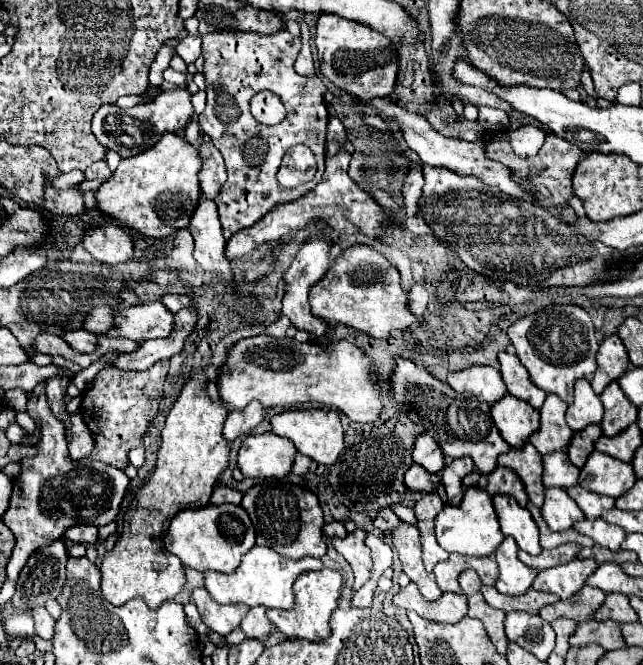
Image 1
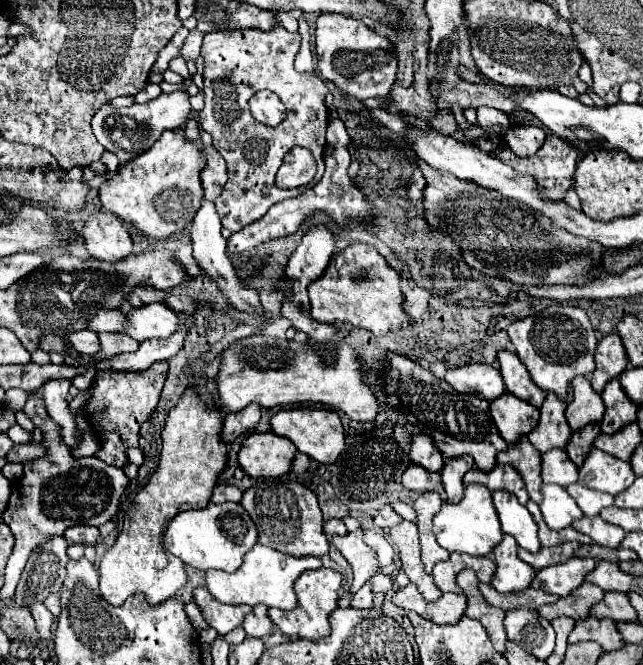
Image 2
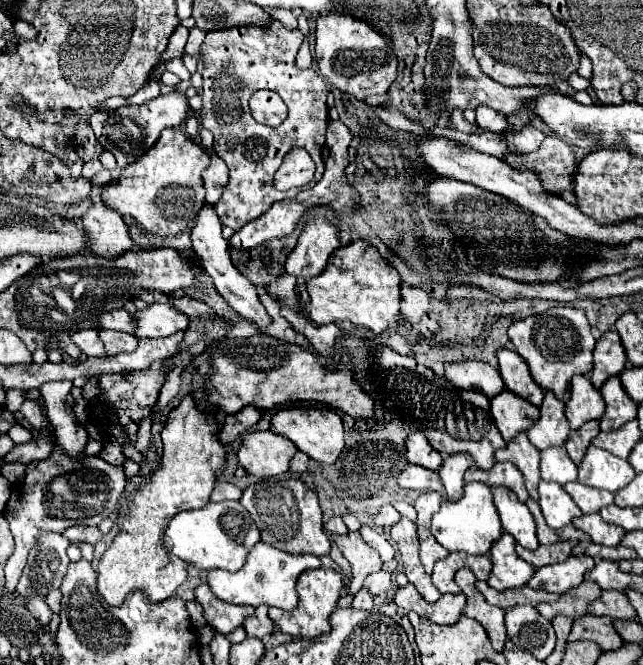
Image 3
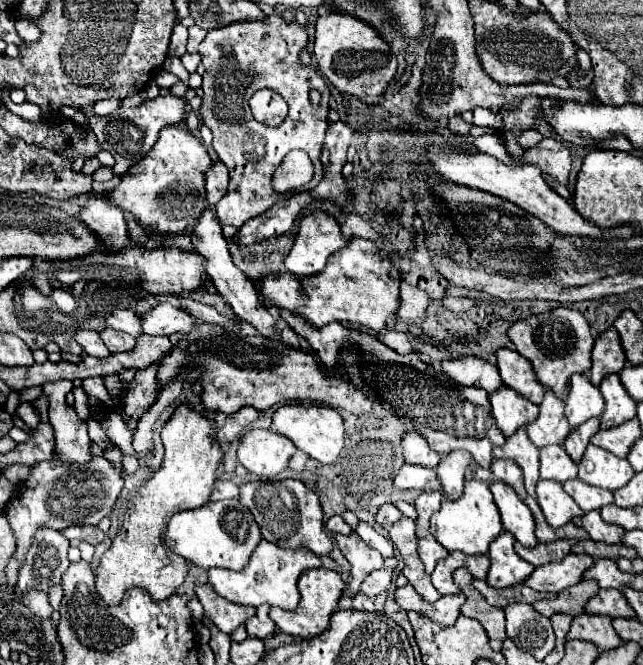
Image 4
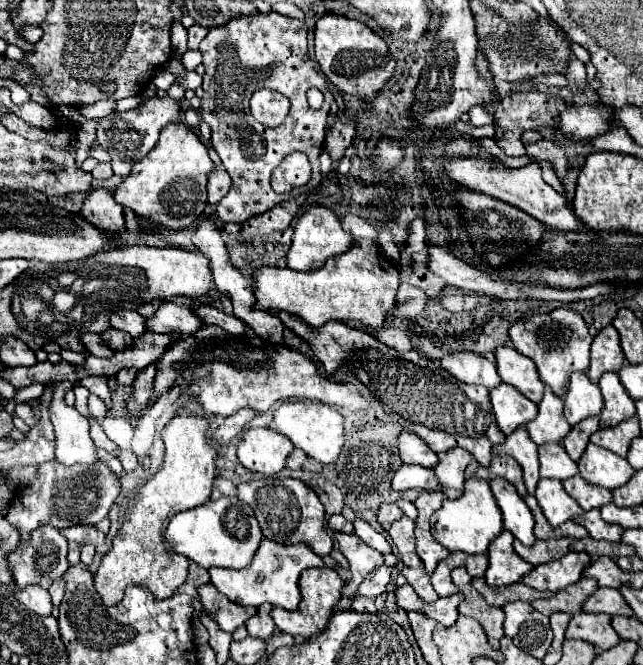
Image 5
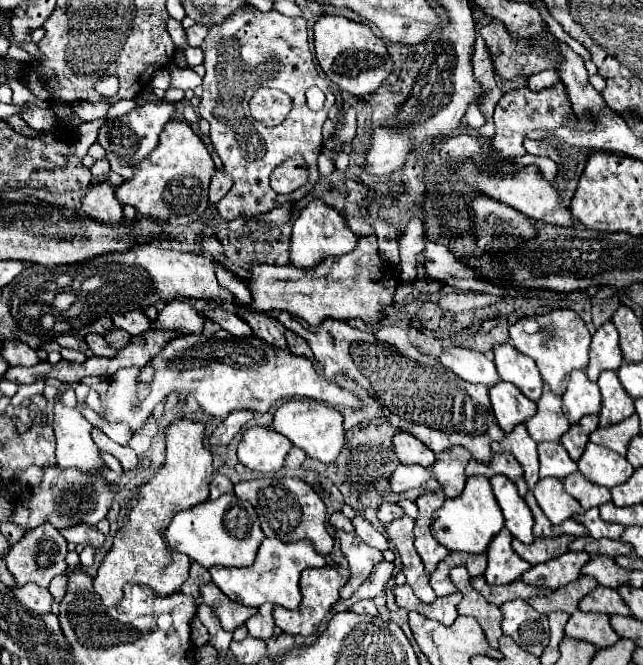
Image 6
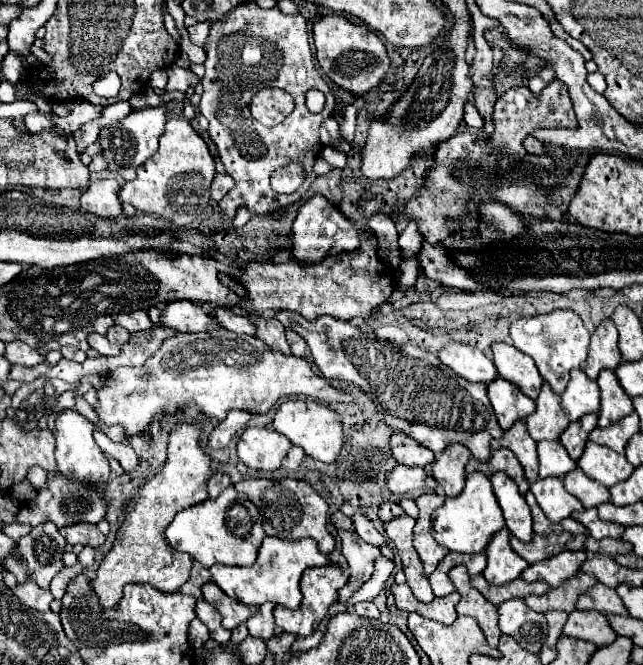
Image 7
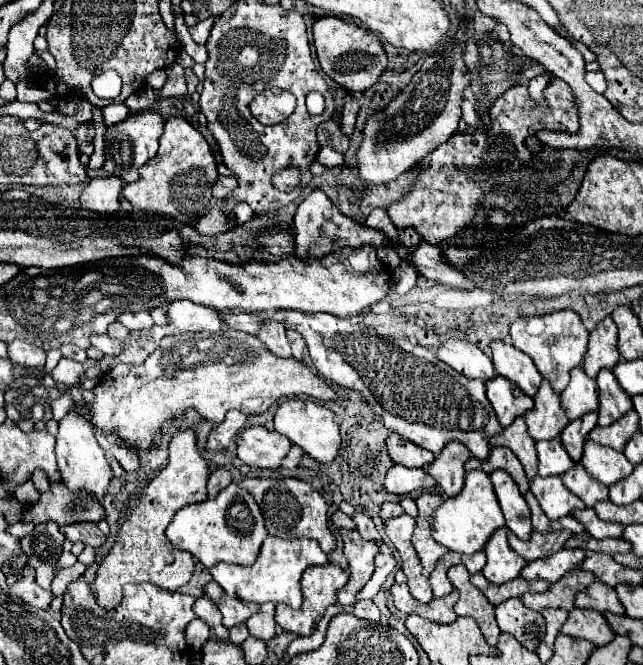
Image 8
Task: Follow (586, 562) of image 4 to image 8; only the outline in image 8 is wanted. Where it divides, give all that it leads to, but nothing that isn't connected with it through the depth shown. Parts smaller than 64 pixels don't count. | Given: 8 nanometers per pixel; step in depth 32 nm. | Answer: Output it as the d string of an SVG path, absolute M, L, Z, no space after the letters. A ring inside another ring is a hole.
M560 550L558 554L552 554L550 558L544 558L542 562L528 562L526 570L522 570L522 578L524 580L536 580L542 578L550 584L558 582L558 578L564 578L566 574L570 574L574 568L578 568L582 564L582 560L586 558L586 554L582 550Z

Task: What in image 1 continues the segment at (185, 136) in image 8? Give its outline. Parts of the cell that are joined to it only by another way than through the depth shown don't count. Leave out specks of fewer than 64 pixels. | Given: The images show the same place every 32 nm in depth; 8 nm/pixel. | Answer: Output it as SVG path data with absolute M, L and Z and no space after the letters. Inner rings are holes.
M164 134L158 144L154 144L150 150L132 156L132 158L124 158L120 162L120 166L112 172L112 176L102 182L102 186L96 192L96 208L118 220L120 224L124 224L126 228L134 228L138 232L142 232L144 236L150 238L168 238L172 234L176 234L182 228L188 228L190 224L190 214L194 212L194 206L198 204L198 194L200 194L200 186L198 186L198 170L202 168L202 160L198 158L198 150L188 144L184 140L184 136L180 134Z

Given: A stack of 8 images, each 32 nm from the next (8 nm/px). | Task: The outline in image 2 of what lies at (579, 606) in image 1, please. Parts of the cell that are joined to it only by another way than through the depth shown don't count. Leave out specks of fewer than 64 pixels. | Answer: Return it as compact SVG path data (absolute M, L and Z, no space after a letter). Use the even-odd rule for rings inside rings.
M584 582L578 590L574 590L574 594L570 594L570 598L560 598L554 604L540 606L538 614L548 622L552 622L558 616L584 620L590 616L590 608L598 604L602 598L604 598L604 590L598 590L598 586L590 586L588 582Z

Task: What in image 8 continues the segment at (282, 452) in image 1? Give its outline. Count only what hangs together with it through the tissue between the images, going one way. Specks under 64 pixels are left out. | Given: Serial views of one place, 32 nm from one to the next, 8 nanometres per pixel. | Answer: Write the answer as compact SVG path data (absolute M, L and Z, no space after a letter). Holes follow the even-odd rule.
M252 426L240 432L238 440L238 458L250 468L276 470L280 468L282 458L290 450L290 442L274 430L262 426Z

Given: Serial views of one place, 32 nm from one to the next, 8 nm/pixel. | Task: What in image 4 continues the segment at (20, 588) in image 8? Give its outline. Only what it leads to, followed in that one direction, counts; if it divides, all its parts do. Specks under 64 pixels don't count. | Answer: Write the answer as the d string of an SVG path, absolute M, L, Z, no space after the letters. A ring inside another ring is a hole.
M30 590L28 594L22 596L22 602L40 620L48 620L52 616L52 606L48 604L48 596L44 592L40 592L40 590Z

